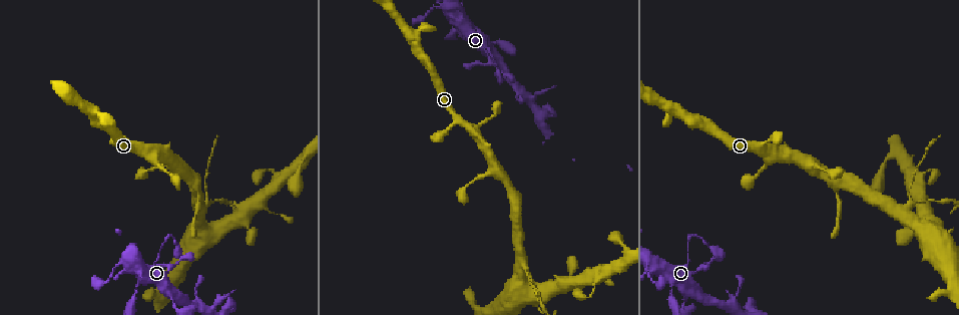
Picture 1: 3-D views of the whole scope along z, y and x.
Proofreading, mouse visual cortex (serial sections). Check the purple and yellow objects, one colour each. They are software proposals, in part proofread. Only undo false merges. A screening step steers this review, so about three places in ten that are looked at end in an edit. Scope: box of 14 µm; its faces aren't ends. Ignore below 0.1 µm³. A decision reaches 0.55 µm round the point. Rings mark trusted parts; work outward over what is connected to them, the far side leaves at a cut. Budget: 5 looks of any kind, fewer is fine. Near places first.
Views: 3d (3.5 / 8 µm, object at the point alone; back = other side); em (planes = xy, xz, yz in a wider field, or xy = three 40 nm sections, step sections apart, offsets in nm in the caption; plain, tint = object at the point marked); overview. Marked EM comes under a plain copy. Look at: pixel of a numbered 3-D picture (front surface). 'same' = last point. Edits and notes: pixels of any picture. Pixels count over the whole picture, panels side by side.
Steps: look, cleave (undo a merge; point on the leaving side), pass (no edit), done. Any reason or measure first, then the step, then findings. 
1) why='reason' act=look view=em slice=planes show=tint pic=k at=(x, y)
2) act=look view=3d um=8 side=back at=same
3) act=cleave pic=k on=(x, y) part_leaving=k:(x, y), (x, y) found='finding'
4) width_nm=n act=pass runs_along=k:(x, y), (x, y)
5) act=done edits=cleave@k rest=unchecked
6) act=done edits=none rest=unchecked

why='narrows sharply' act=look view=3d um=3.5 pic=1 at=(177, 262)

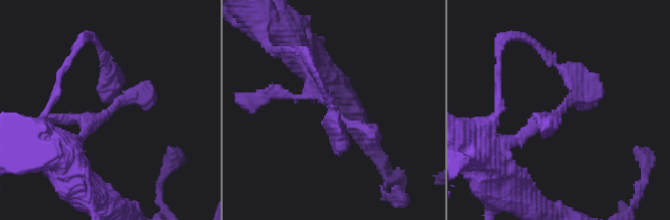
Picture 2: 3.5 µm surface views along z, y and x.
act=look view=em slice=xy step=2 show=tint pic=2 at=(109, 112)

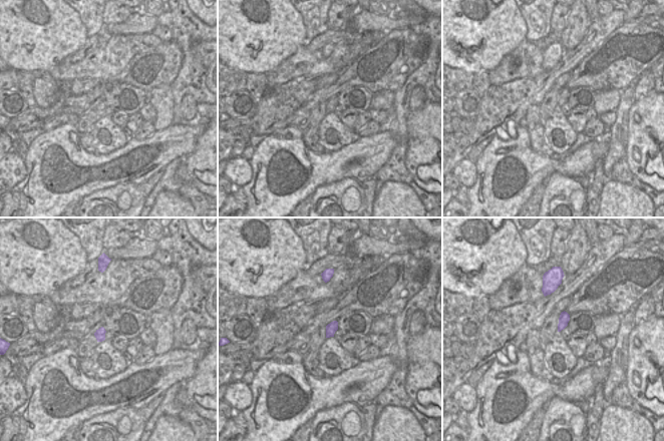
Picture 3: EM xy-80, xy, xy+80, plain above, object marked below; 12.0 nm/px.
width_nm=130 act=pass runs_along=2:(514, 142), (573, 95), (560, 67) found='all the same cell'

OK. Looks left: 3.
why='sharp bend' act=look view=3d um=3.5 pic=1 at=(126, 271)

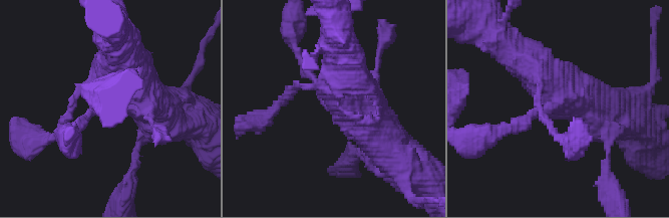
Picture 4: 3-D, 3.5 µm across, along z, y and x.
why='now the EM' act=look view=em slice=xy step=2 show=tint pic=4 at=(558, 102)

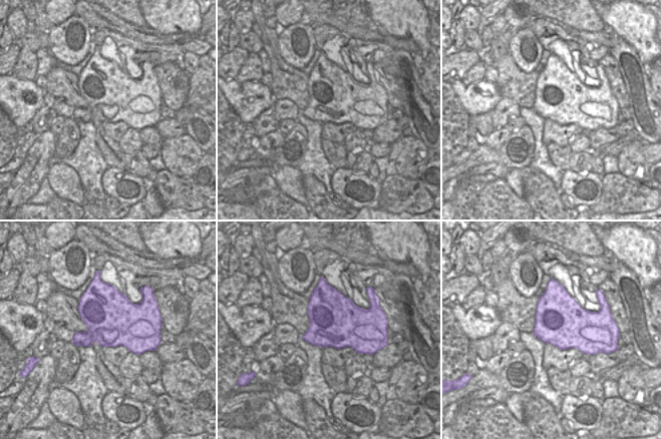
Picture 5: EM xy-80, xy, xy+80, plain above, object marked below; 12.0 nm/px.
act=pass runs_along=4:(599, 118), (551, 86), (517, 43) found='one cell here'

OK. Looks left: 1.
act=done edits=none rest=unchecked

